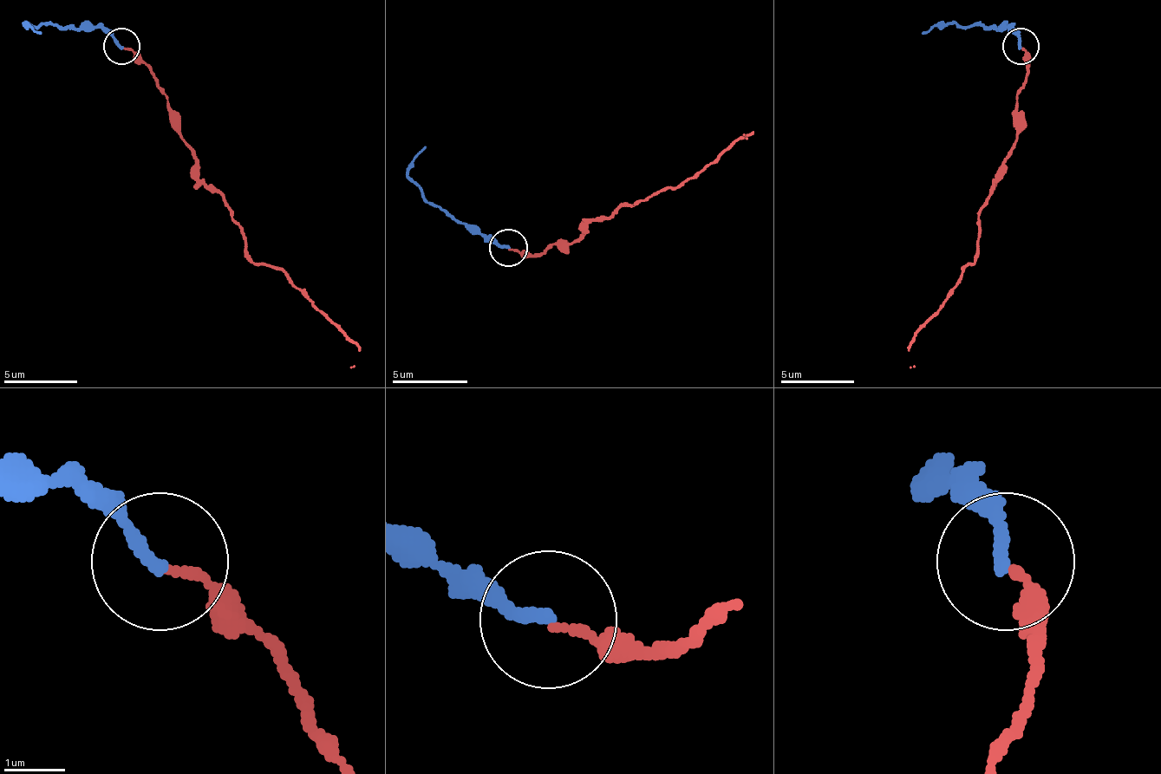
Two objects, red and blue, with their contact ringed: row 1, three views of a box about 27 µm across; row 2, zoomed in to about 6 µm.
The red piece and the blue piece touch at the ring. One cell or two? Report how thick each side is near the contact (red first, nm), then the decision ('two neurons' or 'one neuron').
130/220 nm | one neuron

